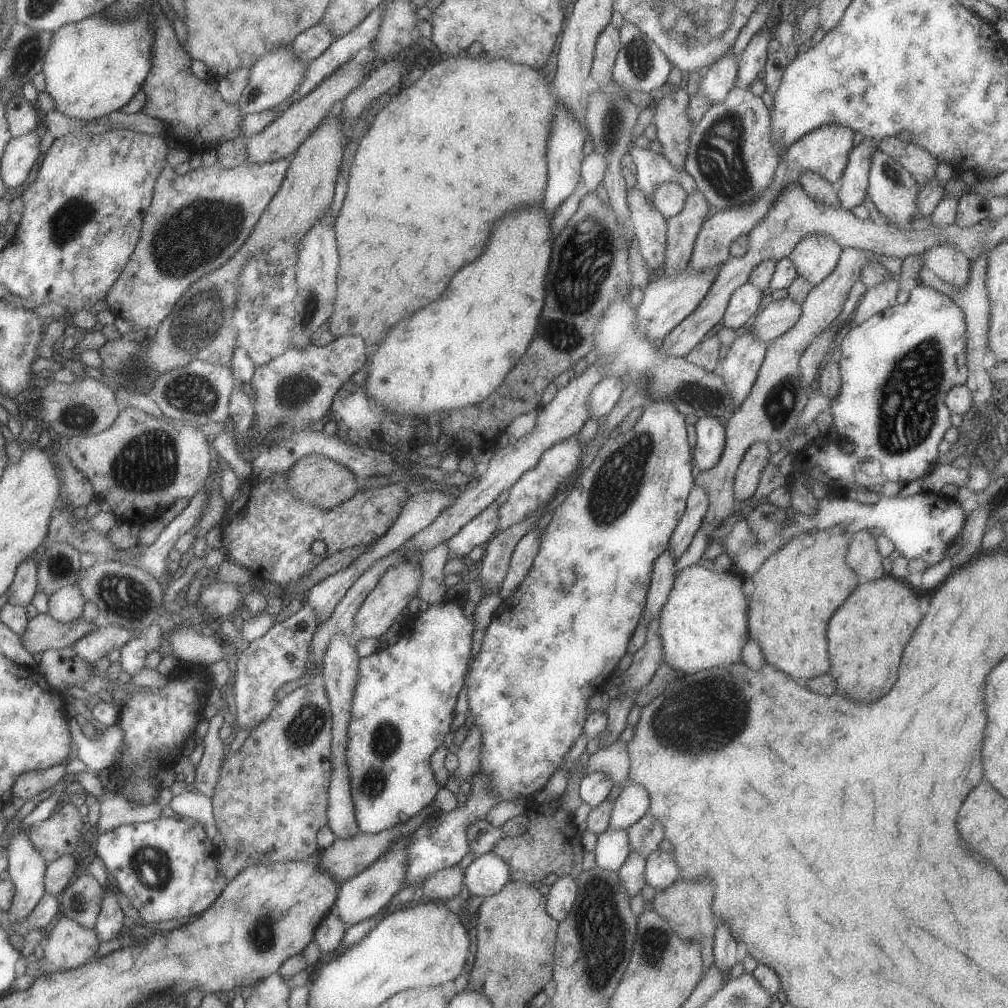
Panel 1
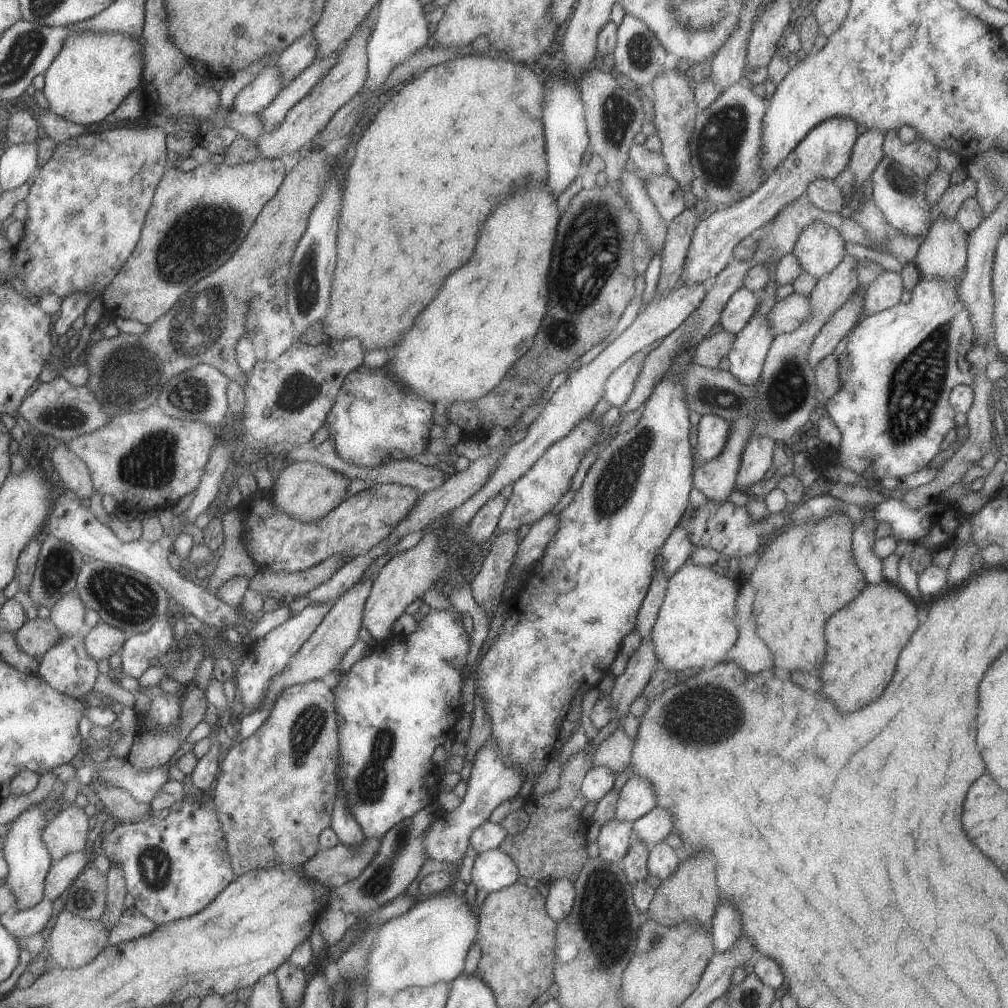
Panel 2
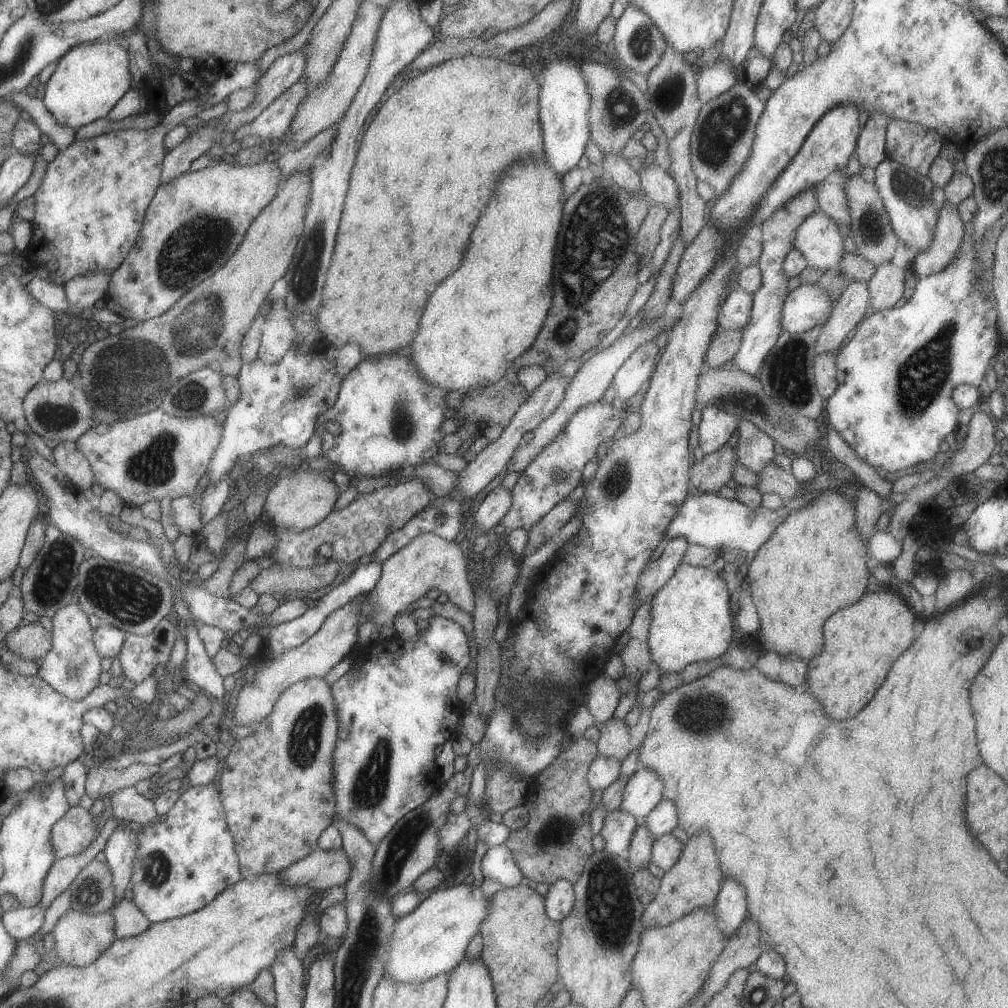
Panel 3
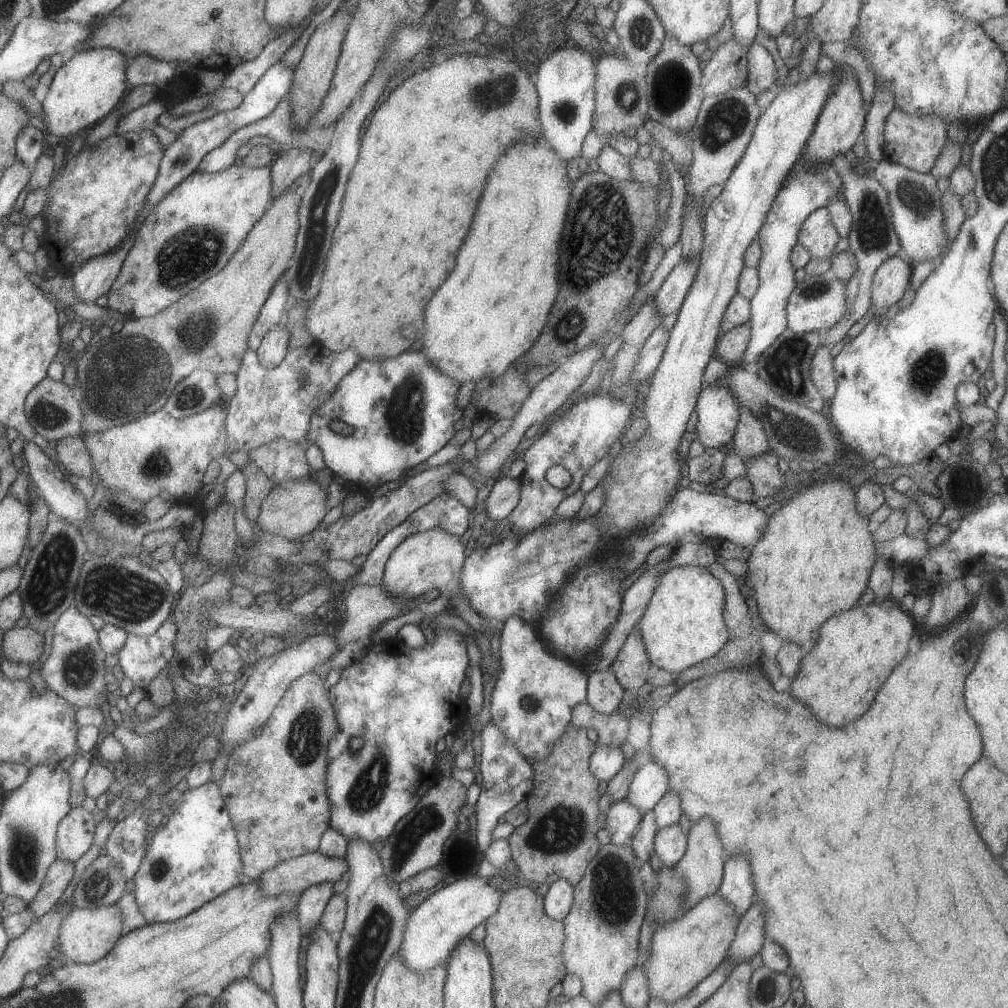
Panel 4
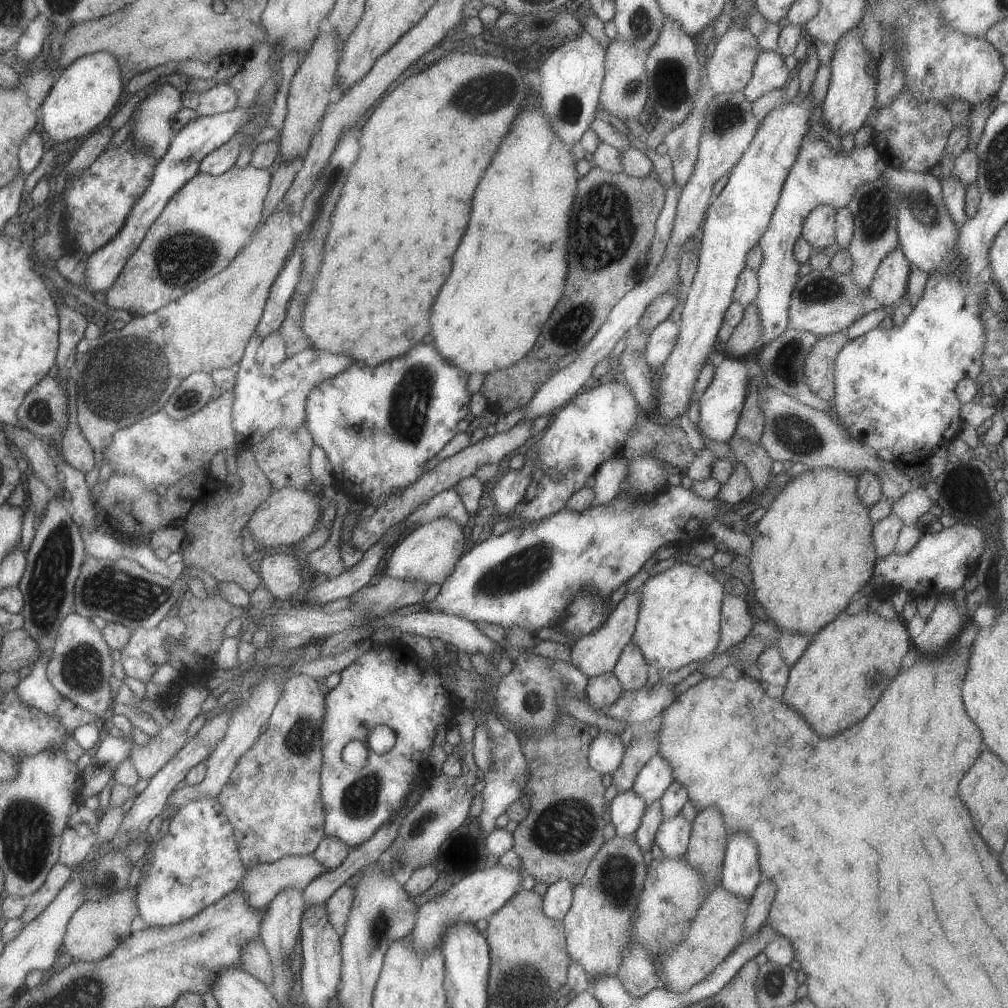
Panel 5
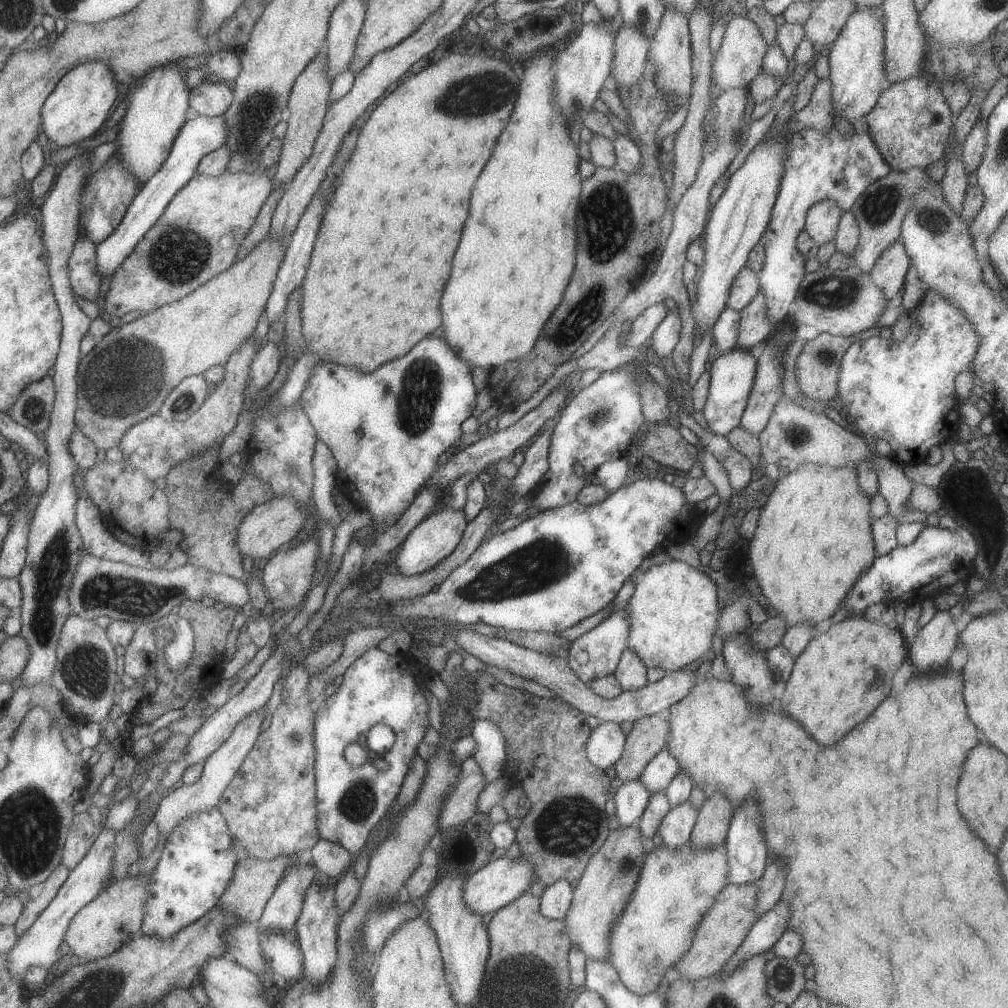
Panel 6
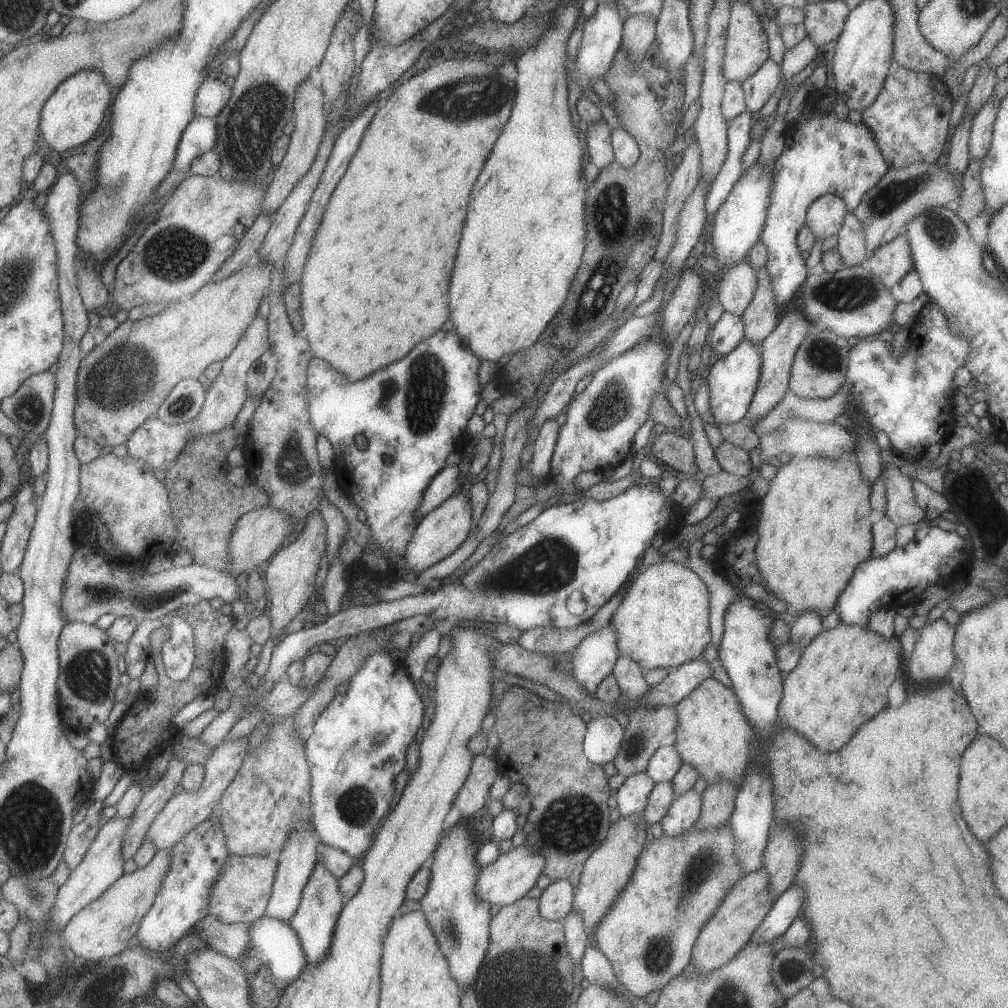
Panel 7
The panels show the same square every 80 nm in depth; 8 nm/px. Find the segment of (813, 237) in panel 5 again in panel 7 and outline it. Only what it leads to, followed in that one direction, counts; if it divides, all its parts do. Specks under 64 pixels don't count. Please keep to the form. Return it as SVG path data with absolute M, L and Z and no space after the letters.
M824 194L809 207L807 224L815 238L823 241L838 234L846 214L846 204L838 194Z

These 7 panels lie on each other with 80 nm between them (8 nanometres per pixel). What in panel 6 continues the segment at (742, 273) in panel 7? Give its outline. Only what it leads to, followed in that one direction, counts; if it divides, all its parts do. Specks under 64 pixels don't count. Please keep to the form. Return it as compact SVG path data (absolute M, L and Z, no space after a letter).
M744 266L730 285L726 307L740 312L760 291L759 274L750 267Z

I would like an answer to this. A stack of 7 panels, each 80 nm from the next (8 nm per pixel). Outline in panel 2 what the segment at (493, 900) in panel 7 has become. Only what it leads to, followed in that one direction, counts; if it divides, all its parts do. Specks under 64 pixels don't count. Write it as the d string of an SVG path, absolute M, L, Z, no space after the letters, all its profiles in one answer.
M454 892L435 894L416 904L402 916L391 918L379 928L379 937L370 951L366 977L370 993L393 994L408 987L429 987L437 982L450 984L464 970L464 960L479 929L478 915L463 896Z

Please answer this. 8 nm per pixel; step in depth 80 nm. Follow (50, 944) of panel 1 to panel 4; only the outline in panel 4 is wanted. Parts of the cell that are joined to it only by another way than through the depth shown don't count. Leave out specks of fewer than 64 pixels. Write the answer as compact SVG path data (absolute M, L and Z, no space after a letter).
M116 903L92 910L74 907L70 914L61 922L57 937L57 951L64 953L69 962L98 962L115 947L117 940L123 934L123 926L123 914Z

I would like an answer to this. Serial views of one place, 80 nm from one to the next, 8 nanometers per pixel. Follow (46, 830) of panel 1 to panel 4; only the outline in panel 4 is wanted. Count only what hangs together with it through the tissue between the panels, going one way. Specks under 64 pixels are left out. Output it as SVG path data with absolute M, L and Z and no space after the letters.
M72 807L57 828L57 858L75 863L93 845L96 829L87 808Z

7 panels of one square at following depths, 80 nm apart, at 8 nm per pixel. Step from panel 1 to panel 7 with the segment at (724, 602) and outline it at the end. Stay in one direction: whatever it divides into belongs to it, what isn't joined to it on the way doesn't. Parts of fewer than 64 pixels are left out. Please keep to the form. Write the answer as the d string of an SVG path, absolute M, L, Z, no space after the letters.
M652 563L628 587L611 620L618 632L618 654L630 656L644 671L674 669L703 655L711 643L708 587L688 565Z

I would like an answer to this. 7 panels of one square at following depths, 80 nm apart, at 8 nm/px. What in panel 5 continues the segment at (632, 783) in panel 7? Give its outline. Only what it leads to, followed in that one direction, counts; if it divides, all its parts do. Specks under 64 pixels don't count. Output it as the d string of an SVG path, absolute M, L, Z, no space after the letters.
M634 789L619 792L610 802L610 820L616 827L616 835L634 836L646 807L646 801L643 801Z

